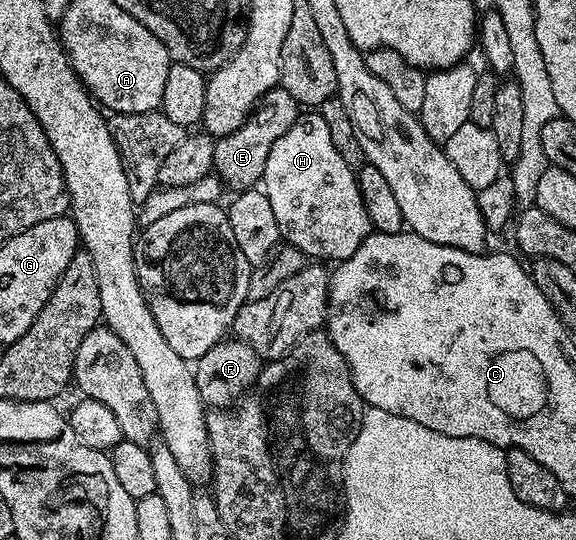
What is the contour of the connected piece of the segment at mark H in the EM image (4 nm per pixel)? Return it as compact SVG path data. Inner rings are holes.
M318 113L300 114L298 121L277 140L277 145L269 149L269 161L265 161L261 187L269 197L269 205L273 205L273 214L277 217L277 225L282 229L282 238L301 249L308 257L316 255L319 258L316 260L319 261L345 260L357 253L357 249L372 230L359 192L356 172L349 165L345 165L341 153L337 153L333 146L333 137L329 137L329 125L325 125Z

